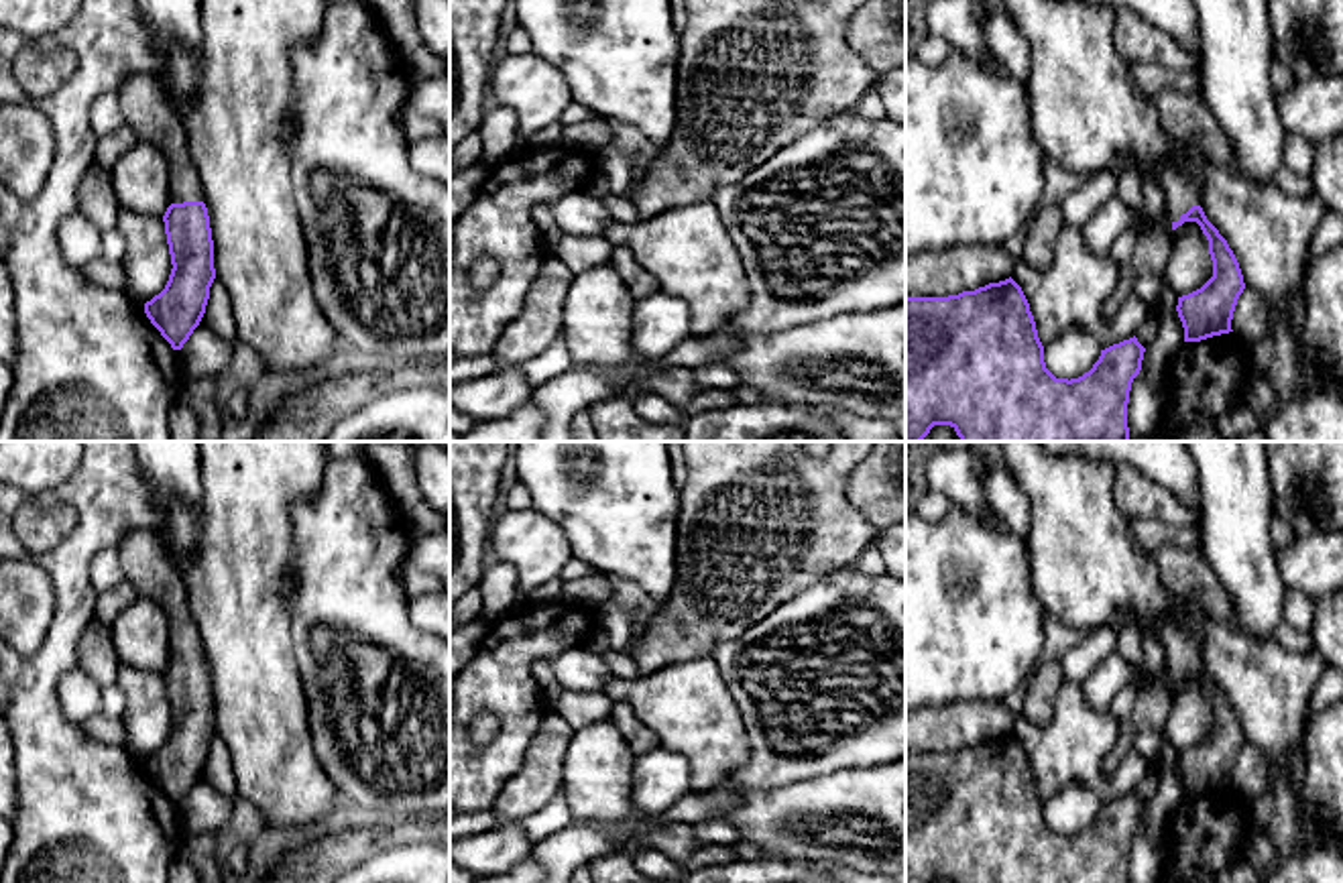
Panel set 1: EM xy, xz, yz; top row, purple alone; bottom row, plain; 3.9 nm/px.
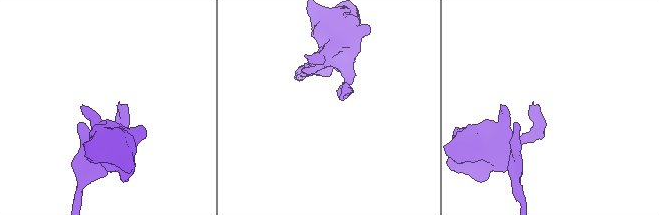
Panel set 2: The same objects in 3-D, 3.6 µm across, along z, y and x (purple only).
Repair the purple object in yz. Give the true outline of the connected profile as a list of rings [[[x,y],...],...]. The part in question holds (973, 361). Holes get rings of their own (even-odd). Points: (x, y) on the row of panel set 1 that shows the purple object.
[[[1009,277],[975,291],[948,297],[906,297],[906,442],[922,442],[934,425],[950,425],[960,442],[1129,442],[1127,403],[1133,378],[1142,370],[1146,348],[1137,338],[1101,350],[1099,360],[1078,378],[1056,378],[1044,362],[1044,346],[1021,287]]]

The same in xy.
[[[134,73],[118,87],[124,124],[155,144],[169,163],[169,201],[163,222],[171,254],[165,289],[144,303],[144,313],[173,350],[181,350],[199,326],[216,279],[208,208],[187,130],[169,106],[157,75]]]

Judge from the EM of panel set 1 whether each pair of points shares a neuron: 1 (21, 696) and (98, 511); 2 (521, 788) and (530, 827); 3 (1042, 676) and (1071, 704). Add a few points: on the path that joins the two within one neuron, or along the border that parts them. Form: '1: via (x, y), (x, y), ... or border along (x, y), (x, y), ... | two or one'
1: via (60, 650), (76, 611), (76, 572), (82, 558) | one
2: border along (560, 788), (517, 818), (493, 808) | two
3: border along (1065, 682), (1044, 725), (1024, 717) | two

